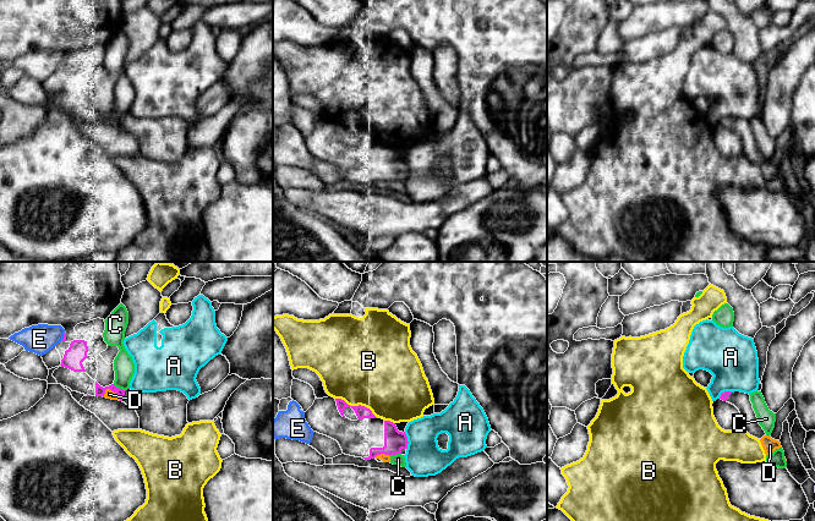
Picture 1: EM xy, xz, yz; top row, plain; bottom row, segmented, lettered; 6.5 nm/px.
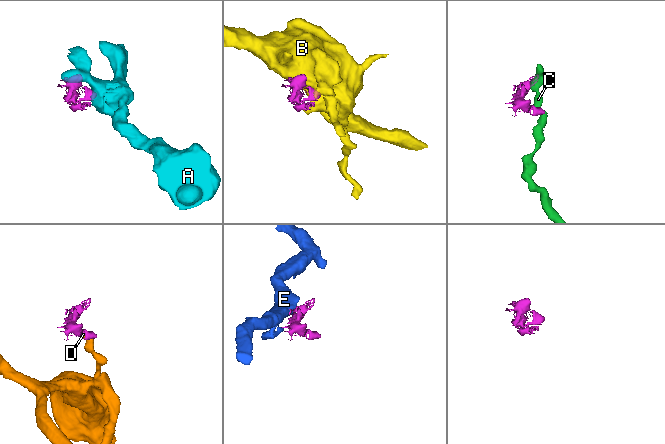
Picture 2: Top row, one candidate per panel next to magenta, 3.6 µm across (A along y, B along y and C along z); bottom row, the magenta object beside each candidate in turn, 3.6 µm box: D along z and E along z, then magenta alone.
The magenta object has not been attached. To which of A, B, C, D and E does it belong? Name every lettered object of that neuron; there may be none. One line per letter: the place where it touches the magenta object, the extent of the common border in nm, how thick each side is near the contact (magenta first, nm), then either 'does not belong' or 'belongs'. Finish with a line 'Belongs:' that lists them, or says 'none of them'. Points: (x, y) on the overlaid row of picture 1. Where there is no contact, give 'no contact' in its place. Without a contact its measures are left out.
A: contact xz (406, 440); length 120 nm; calibres 140 and 240 nm; does not belong
B: contact xz (356, 406); length 300 nm; calibres 80 and 480 nm; does not belong
C: contact xy (118, 388); length 100 nm; calibres 60 and 140 nm; does not belong
D: contact xy (114, 391); length 130 nm; calibres 60 and 60 nm; does not belong
E: contact xy (64, 336); length 60 nm; calibres 20 and 190 nm; does not belong
Belongs: none of them

